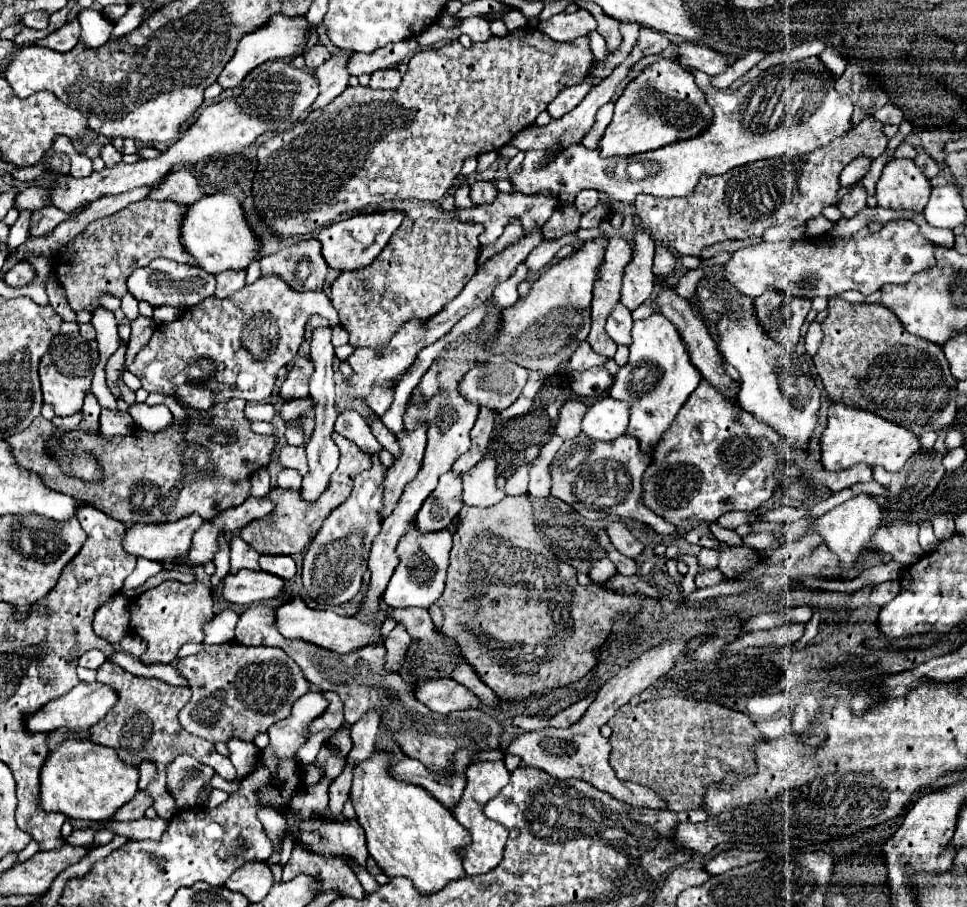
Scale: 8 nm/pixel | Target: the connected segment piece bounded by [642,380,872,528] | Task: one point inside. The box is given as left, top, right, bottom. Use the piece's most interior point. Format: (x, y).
(693, 479)

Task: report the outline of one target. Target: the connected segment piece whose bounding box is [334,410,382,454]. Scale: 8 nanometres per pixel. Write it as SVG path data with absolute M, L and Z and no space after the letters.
M344 410L338 414L334 430L340 432L342 436L346 436L348 440L352 440L356 446L360 446L366 452L380 452L380 444L374 438L374 434L370 432L370 426L366 424L366 420L356 412L356 410Z

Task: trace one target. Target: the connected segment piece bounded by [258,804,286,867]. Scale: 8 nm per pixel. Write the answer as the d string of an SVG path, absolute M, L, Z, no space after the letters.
M264 804L264 806L258 808L258 820L262 822L266 834L270 836L270 840L274 844L274 852L272 852L272 856L266 861L266 864L271 867L273 864L280 862L280 854L282 854L280 846L282 846L286 818L276 808L272 808L270 804Z

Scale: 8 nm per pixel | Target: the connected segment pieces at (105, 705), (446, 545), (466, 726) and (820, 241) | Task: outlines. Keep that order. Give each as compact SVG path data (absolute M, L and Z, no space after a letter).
M80 682L78 686L74 686L68 694L60 696L60 700L52 700L48 702L42 710L38 710L36 714L26 718L26 728L30 732L52 732L58 728L66 728L66 730L88 730L90 726L94 726L96 722L100 722L116 704L116 690L108 688L106 684L100 682Z
M412 522L408 526L408 532L400 538L400 544L396 546L400 564L396 566L388 582L384 602L392 608L410 608L410 606L430 608L430 604L434 604L444 590L450 548L452 548L452 534L448 532L448 528L442 528L440 532L428 532L428 536L420 536L420 532L416 532L416 522Z
M250 606L244 614L240 614L236 626L236 642L244 646L278 646L282 648L304 672L306 680L316 684L320 690L332 690L340 696L344 704L344 716L348 724L356 724L364 712L376 708L380 712L380 720L384 724L384 734L396 742L396 746L410 758L420 760L428 768L444 770L452 764L452 754L458 748L476 744L480 750L494 750L500 744L500 722L490 714L474 708L466 708L460 712L452 712L448 716L440 716L430 712L420 700L412 694L412 686L402 678L400 670L386 668L386 648L384 644L374 644L368 648L360 648L350 654L340 654L324 648L316 648L314 644L286 640L274 628L274 610L266 606Z
M892 220L886 226L882 226L880 232L870 232L868 228L862 228L860 232L846 236L846 238L830 238L830 236L820 236L820 238L808 238L802 242L794 240L784 240L784 242L758 242L744 246L732 254L732 258L726 262L726 272L722 276L706 276L710 282L718 278L730 280L742 294L750 298L758 298L766 288L774 286L784 290L790 298L832 298L842 290L858 290L864 296L874 294L880 290L884 284L904 284L912 278L912 274L926 270L928 266L936 264L934 252L932 252L932 242L928 242L922 234L920 228L912 220Z

